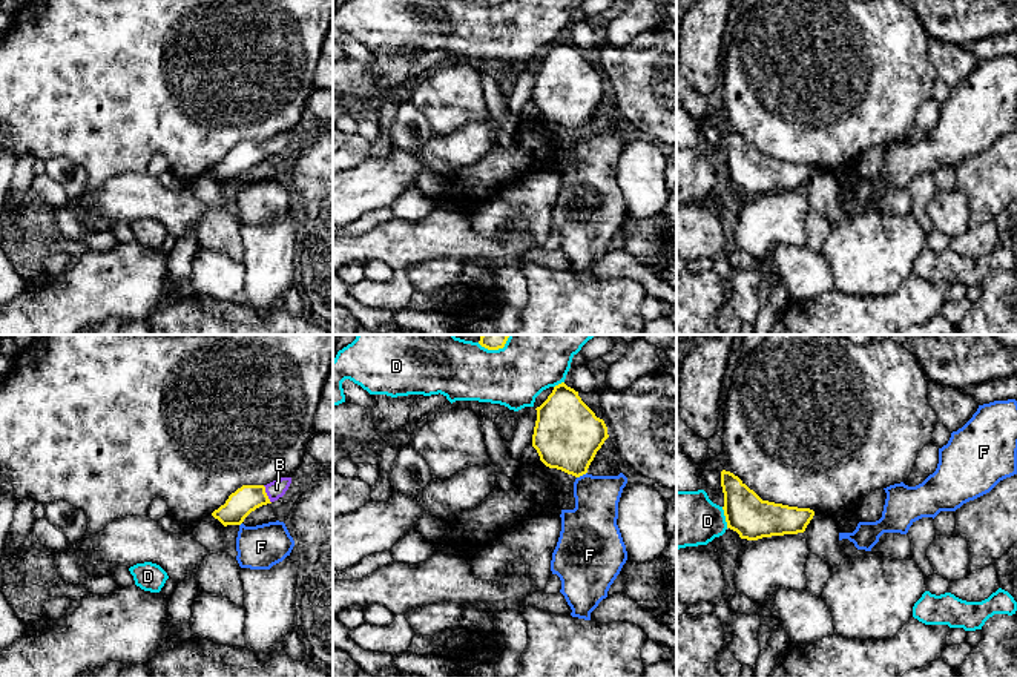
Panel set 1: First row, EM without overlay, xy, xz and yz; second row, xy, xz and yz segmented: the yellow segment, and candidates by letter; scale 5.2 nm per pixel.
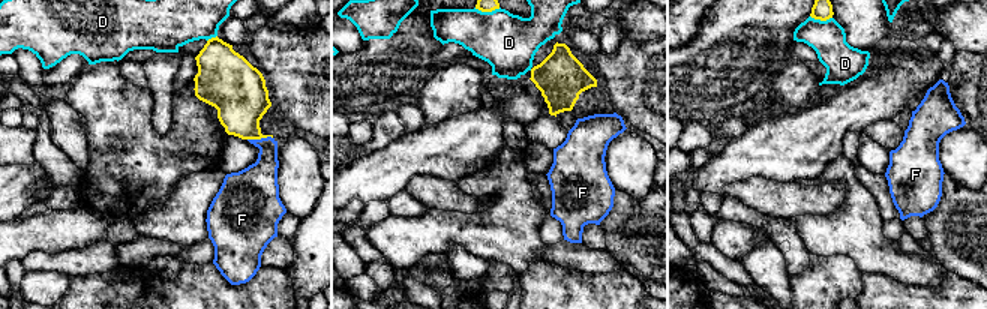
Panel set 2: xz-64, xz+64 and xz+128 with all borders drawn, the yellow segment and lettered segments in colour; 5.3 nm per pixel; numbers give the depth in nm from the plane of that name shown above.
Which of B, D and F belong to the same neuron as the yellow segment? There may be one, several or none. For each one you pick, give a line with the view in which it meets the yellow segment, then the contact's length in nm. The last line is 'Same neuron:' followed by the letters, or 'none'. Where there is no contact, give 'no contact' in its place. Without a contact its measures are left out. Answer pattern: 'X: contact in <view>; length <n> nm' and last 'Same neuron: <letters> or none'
B: contact in xy; length 100 nm
Same neuron: B

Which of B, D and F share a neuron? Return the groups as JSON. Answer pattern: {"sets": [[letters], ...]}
{"sets": [["B"], ["D"], ["F"]]}

